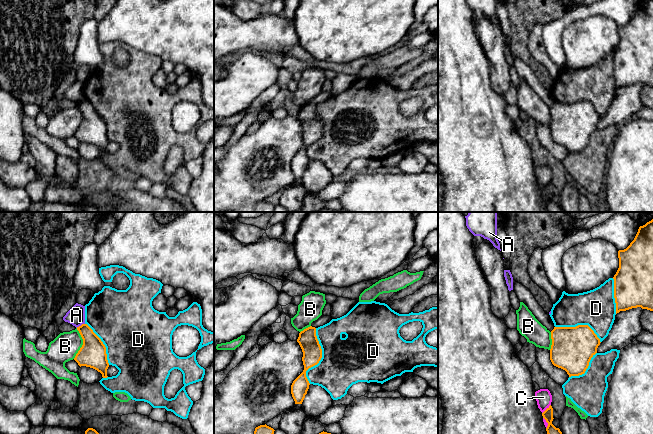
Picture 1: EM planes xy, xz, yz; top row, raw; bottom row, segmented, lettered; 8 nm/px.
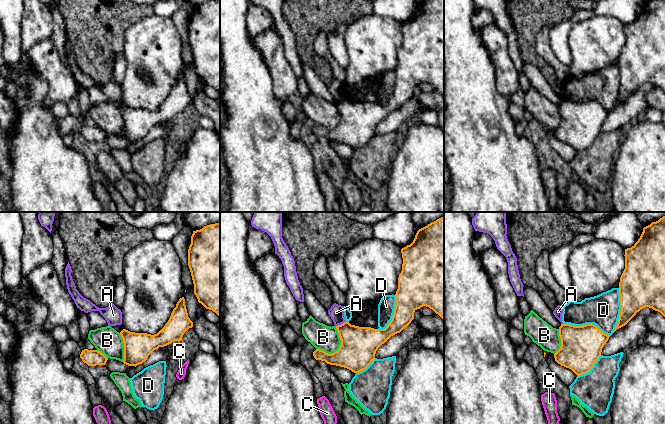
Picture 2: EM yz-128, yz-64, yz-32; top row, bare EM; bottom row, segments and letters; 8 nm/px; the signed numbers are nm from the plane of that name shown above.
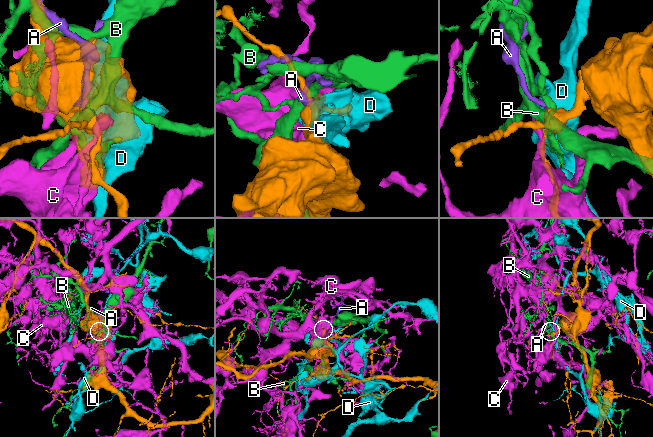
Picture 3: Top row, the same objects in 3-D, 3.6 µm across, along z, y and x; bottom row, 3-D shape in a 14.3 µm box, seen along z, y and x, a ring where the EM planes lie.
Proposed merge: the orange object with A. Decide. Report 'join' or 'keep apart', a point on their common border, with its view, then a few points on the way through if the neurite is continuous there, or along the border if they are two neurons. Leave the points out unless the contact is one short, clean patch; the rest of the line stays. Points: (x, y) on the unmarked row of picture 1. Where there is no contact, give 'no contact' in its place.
keep apart; meets orange in xy at (81, 101); border along xy (84, 99), (76, 103)

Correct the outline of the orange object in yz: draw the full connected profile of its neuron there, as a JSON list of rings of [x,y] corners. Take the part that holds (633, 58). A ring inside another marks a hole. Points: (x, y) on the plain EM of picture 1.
[[[653,0],[640,2],[630,21],[618,27],[619,44],[614,51],[616,90],[641,83],[653,87]]]

